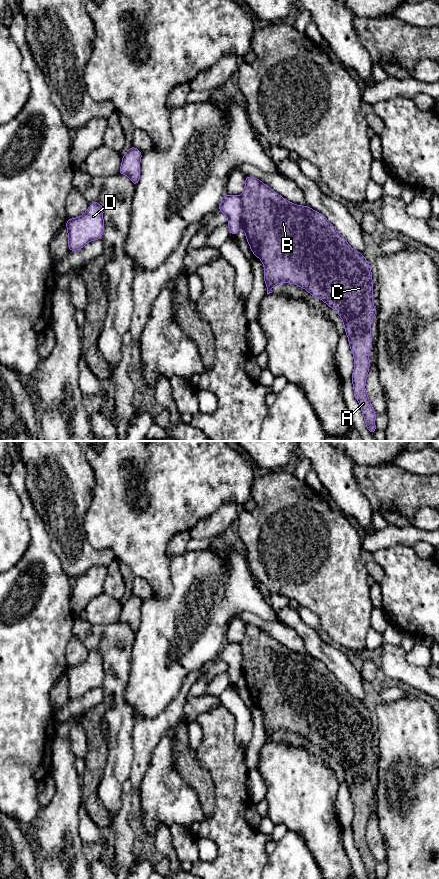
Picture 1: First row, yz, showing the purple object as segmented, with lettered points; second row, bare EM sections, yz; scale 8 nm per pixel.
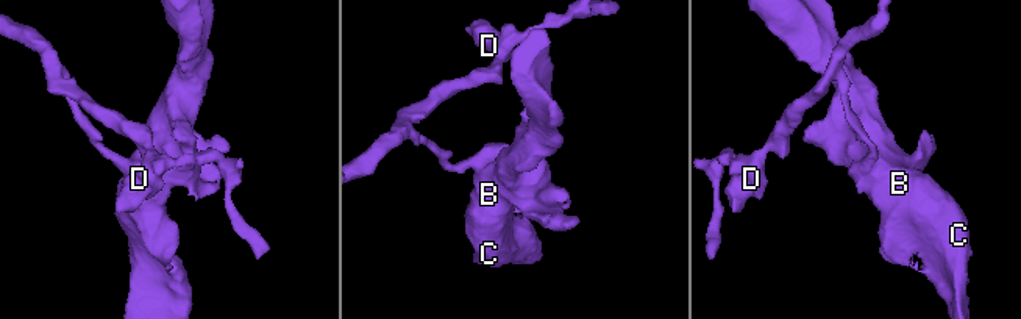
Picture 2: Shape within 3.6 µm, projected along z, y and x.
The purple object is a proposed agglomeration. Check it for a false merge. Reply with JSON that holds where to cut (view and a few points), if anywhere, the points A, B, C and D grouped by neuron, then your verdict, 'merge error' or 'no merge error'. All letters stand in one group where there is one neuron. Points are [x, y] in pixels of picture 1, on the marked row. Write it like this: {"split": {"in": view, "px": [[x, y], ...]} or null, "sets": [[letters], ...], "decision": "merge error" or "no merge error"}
{"split": {"in": "yz", "px": [[239, 196], [242, 226]]}, "sets": [["A", "B", "C"], ["D"]], "decision": "merge error"}

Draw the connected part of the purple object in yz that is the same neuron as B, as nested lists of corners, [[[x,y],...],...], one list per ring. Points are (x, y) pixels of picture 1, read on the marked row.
[[[246,176],[240,197],[242,228],[251,251],[264,265],[267,294],[272,293],[271,287],[278,283],[291,283],[318,297],[341,317],[354,356],[351,376],[354,396],[361,407],[366,428],[373,435],[377,430],[377,414],[369,401],[365,382],[370,368],[370,327],[377,310],[373,302],[372,271],[368,261],[347,243],[322,213],[286,200],[259,179]]]

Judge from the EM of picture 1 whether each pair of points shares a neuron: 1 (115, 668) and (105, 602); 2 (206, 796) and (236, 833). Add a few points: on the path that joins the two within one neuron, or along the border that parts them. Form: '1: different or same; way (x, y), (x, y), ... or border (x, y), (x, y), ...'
1: different; border (86, 619), (92, 624), (101, 625), (116, 622)
2: different; border (212, 783), (214, 787), (214, 812), (207, 817)

